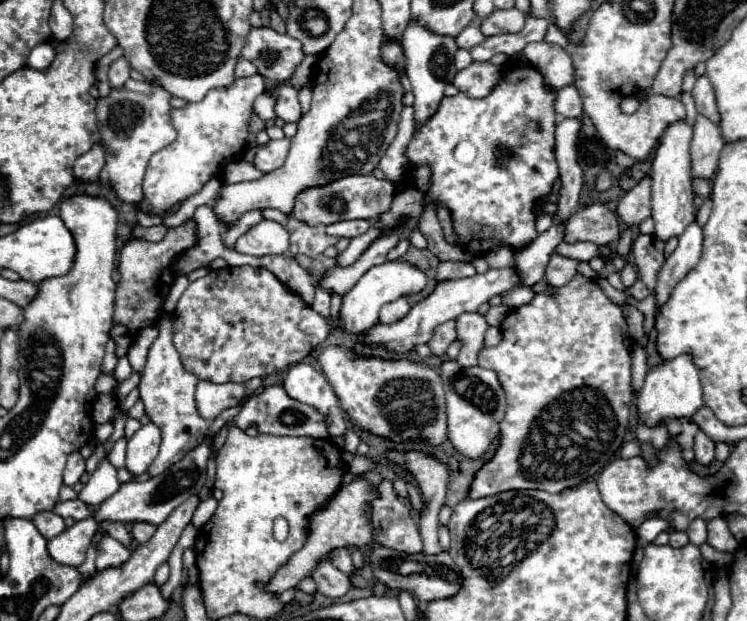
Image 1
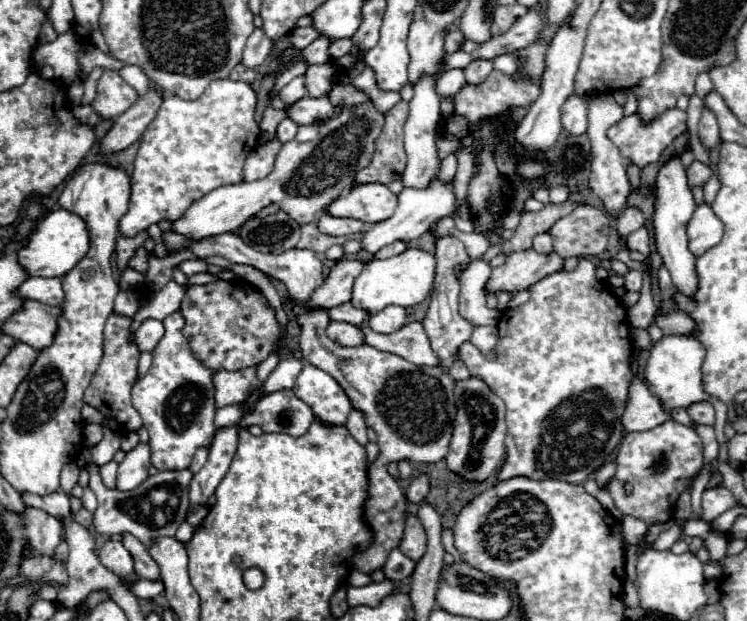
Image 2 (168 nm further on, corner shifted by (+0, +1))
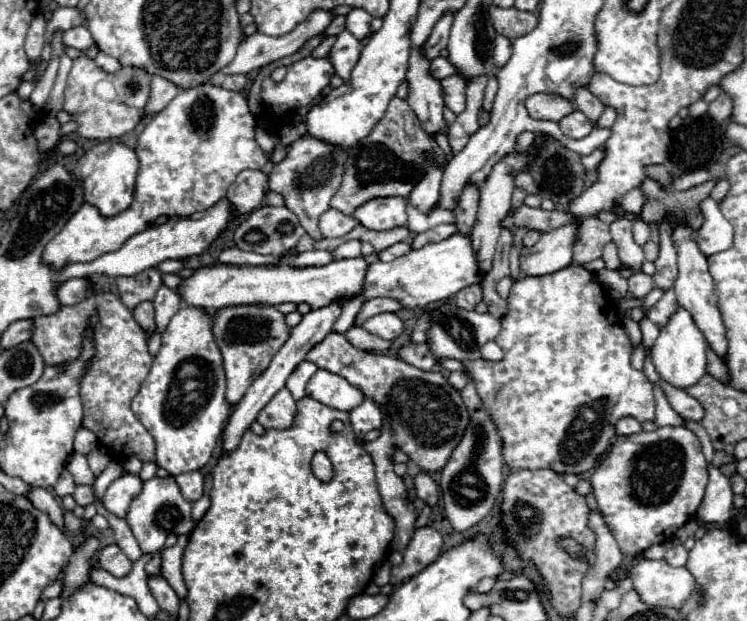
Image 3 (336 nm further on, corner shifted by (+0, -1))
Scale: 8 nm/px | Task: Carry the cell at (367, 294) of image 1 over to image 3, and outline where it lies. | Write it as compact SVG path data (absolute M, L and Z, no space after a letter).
M455 234L443 242L427 244L419 250L411 250L405 256L399 256L391 262L375 260L367 268L361 292L343 302L343 312L339 320L335 322L335 330L345 332L347 328L351 328L359 308L371 298L383 298L383 296L393 298L401 304L401 308L413 310L413 308L423 308L433 302L447 300L449 296L457 294L461 288L481 282L481 278L483 276L477 272L477 260L471 248L471 238L463 234Z

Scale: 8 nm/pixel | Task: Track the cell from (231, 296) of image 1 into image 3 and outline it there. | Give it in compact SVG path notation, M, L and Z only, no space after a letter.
M351 326L345 332L345 338L349 344L353 344L359 350L369 350L369 352L377 352L377 350L387 350L391 346L389 340L383 340L375 334L369 334L363 326Z

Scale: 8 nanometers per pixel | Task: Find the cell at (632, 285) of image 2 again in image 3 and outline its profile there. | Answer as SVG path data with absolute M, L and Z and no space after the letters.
M637 272L629 278L629 292L631 296L635 298L645 298L649 292L653 290L653 278L643 274L643 272Z

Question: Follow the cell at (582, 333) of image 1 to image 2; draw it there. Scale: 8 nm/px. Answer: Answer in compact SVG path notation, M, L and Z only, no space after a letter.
M581 258L579 266L571 272L559 270L545 276L533 284L529 292L531 298L525 304L507 308L501 314L499 334L507 336L501 336L497 342L497 360L483 358L483 354L471 342L463 342L457 354L469 368L471 376L483 378L491 392L497 394L507 406L507 460L499 472L499 480L527 476L535 480L555 478L581 484L607 462L625 434L621 416L629 402L629 386L633 382L633 372L629 366L633 346L627 310L621 302L617 304L615 296L601 280L597 280L595 264L587 258Z

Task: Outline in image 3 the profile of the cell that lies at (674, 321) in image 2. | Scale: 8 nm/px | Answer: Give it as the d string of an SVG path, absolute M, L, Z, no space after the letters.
M707 346L707 372L711 374L711 376L715 376L715 378L721 378L721 380L729 380L729 372L727 372L727 368L723 366L723 362L721 362L721 358Z

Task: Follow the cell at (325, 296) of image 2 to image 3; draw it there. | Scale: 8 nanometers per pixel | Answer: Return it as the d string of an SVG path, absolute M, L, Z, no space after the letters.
M339 298L339 300L335 300L335 302L331 302L331 304L323 306L323 308L311 310L309 314L303 316L303 320L301 320L297 326L291 328L289 340L287 340L287 342L281 346L281 350L275 354L275 358L271 360L269 368L249 386L247 394L245 394L243 400L235 406L233 414L229 416L227 426L225 426L225 430L223 430L223 448L221 448L221 454L231 454L233 450L237 450L237 446L239 446L239 442L241 442L241 436L251 428L251 424L255 422L257 414L263 410L263 406L285 386L287 376L297 368L299 362L305 360L305 354L307 354L319 340L323 340L323 336L327 336L327 332L333 330L333 324L335 324L335 320L337 320L339 314L341 314L343 302L345 302L345 298Z

